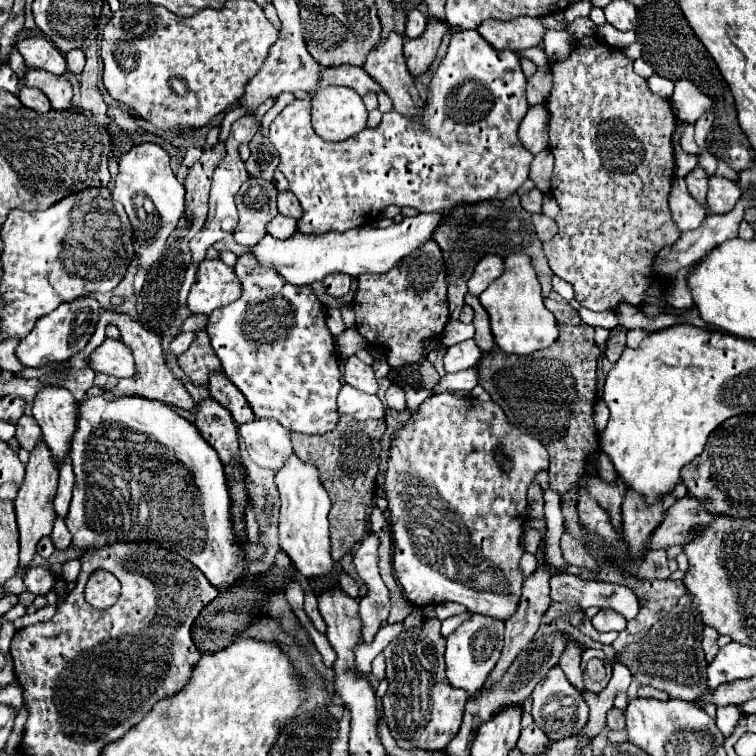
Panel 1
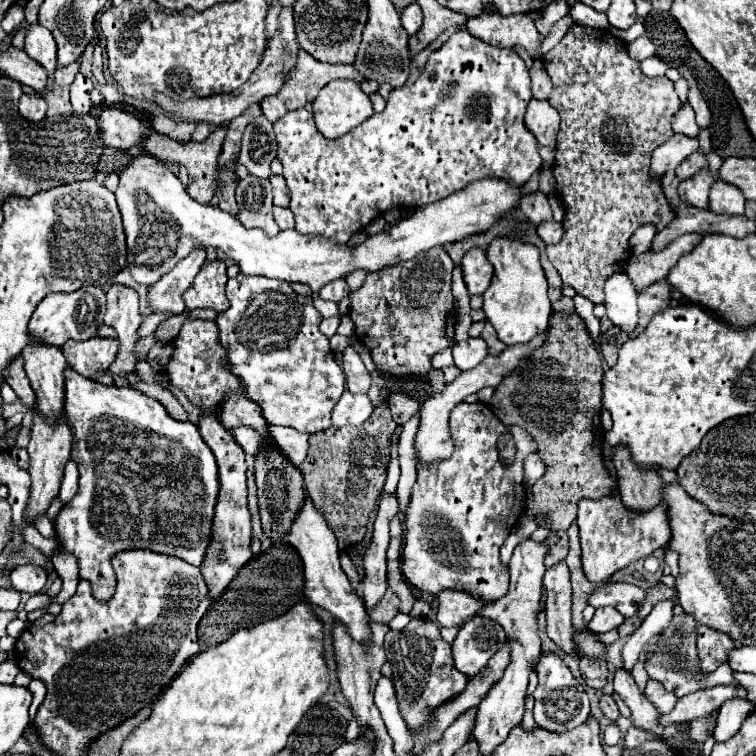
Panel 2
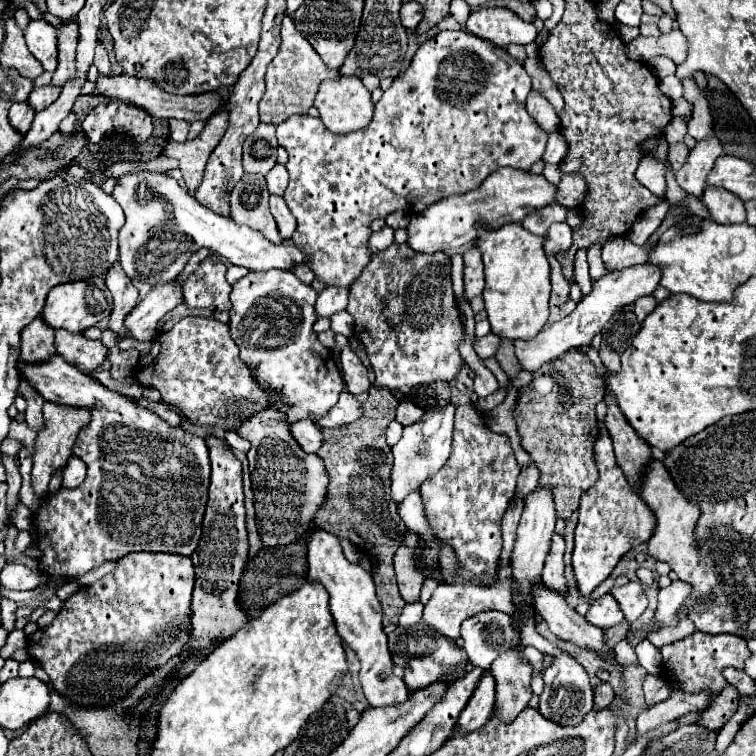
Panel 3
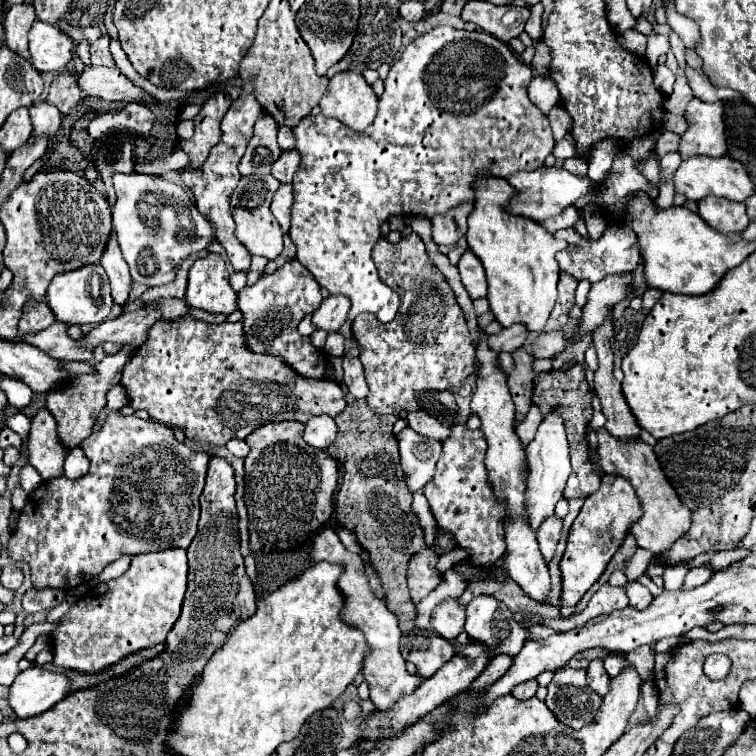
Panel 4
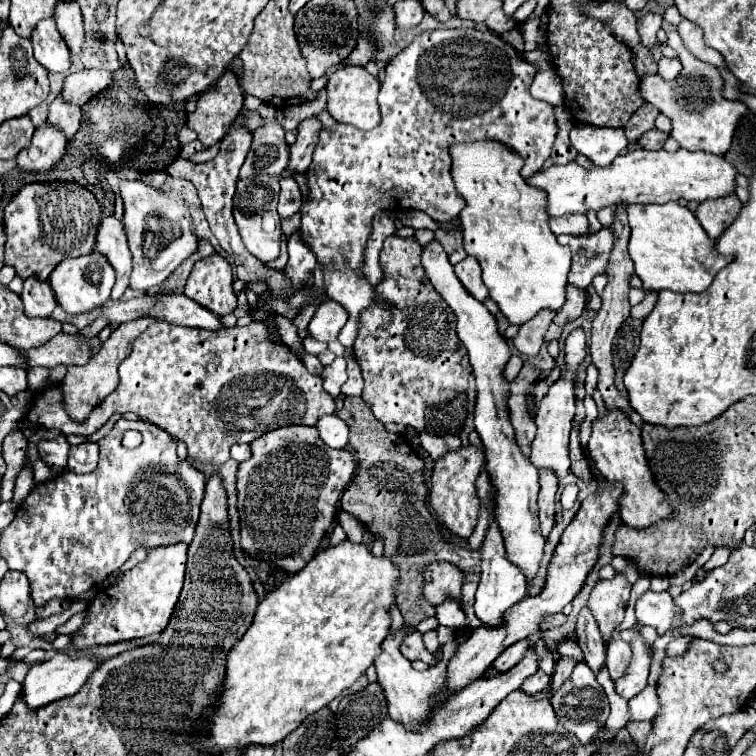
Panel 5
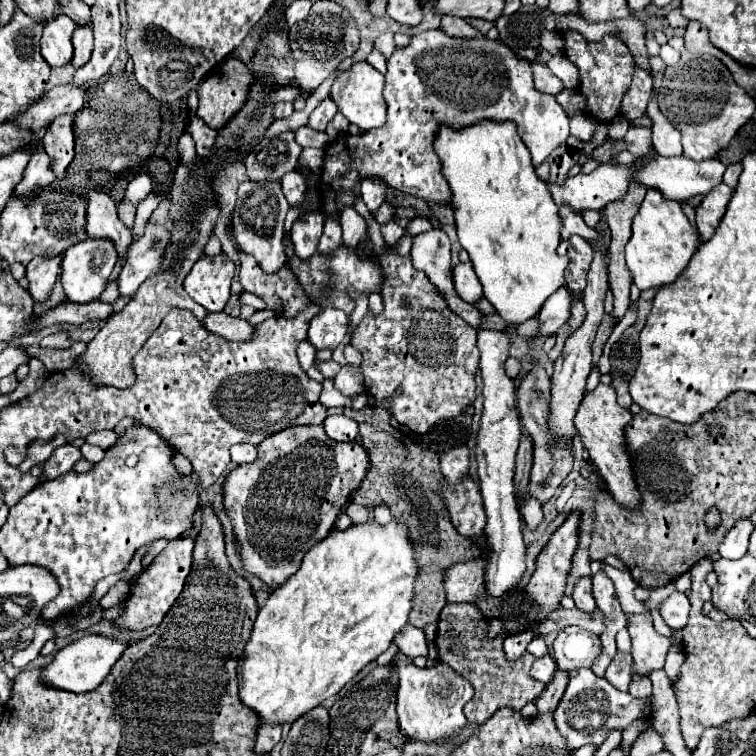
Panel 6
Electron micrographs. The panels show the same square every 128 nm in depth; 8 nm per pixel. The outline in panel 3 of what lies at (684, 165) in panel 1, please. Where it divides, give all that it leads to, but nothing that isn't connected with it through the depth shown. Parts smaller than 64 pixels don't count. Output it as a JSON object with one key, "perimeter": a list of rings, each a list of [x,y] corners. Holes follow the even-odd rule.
{"perimeter":[[[672,118],[668,128],[666,128],[666,132],[664,132],[664,138],[668,142],[668,148],[672,144],[676,144],[676,142],[684,142],[684,138],[686,138],[686,120]],[[644,156],[640,162],[640,168],[636,170],[636,180],[646,186],[656,196],[664,196],[666,192],[666,170],[668,162],[656,160],[654,156]]]}

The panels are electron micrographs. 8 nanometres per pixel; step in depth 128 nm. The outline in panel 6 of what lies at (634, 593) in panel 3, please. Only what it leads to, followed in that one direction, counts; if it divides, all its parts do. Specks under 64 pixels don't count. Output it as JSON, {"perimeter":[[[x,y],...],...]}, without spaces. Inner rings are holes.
{"perimeter":[[[674,592],[668,600],[660,602],[658,612],[662,620],[672,628],[684,628],[688,622],[688,612],[690,612],[690,602],[684,592]]]}

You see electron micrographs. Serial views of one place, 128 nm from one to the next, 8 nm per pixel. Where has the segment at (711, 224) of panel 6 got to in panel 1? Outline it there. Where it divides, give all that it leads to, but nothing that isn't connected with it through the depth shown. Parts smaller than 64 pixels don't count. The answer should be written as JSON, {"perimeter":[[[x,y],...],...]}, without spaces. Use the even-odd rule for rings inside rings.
{"perimeter":[[[712,176],[708,182],[708,198],[706,198],[708,210],[716,212],[716,214],[730,212],[730,208],[734,208],[740,194],[742,194],[742,190],[738,188],[736,182],[720,178],[720,176]]]}

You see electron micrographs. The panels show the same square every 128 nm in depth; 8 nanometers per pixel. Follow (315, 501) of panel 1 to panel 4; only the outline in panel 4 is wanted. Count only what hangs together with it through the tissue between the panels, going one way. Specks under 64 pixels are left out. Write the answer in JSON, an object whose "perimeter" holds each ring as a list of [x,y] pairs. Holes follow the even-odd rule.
{"perimeter":[[[326,526],[322,528],[322,532],[318,532],[318,536],[314,538],[314,546],[312,546],[312,562],[332,562],[332,564],[340,564],[344,568],[342,576],[338,578],[338,588],[344,596],[344,608],[340,612],[340,620],[344,624],[350,624],[352,628],[358,628],[364,638],[366,644],[370,648],[370,654],[364,658],[364,666],[362,666],[362,674],[364,680],[368,682],[370,688],[370,700],[374,702],[374,706],[378,710],[390,708],[394,704],[394,700],[398,700],[404,694],[410,694],[416,690],[416,686],[422,684],[422,680],[418,676],[412,676],[406,672],[404,668],[404,658],[398,650],[398,642],[401,638],[401,630],[398,628],[398,620],[396,616],[386,608],[386,604],[372,592],[368,578],[366,578],[366,570],[364,570],[364,562],[358,554],[348,552],[338,534],[334,532],[334,528]]]}

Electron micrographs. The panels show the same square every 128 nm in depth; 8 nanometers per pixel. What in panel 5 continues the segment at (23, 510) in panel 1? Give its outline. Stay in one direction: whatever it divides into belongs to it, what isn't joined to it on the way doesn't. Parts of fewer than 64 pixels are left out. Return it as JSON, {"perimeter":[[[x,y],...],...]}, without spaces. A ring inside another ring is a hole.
{"perimeter":[[[140,318],[134,322],[126,322],[120,324],[110,340],[100,348],[100,352],[96,352],[92,356],[92,360],[84,366],[68,366],[66,368],[66,376],[60,382],[62,388],[62,404],[68,412],[68,416],[76,422],[84,422],[86,416],[104,400],[104,396],[108,396],[110,392],[114,392],[114,388],[118,386],[118,366],[124,358],[128,358],[128,354],[132,352],[134,340],[140,336],[140,332],[144,332],[144,328],[152,322],[152,318]]]}

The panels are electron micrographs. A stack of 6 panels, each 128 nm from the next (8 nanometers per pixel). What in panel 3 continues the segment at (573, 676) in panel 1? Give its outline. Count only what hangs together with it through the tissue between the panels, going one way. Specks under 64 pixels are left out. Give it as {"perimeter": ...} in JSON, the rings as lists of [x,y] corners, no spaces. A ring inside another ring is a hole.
{"perimeter":[[[554,534],[552,538],[552,552],[548,554],[548,560],[544,564],[544,572],[542,572],[542,580],[544,580],[544,586],[552,592],[558,592],[560,596],[568,596],[568,582],[564,578],[564,550],[566,550],[566,544],[564,544],[564,538]]]}

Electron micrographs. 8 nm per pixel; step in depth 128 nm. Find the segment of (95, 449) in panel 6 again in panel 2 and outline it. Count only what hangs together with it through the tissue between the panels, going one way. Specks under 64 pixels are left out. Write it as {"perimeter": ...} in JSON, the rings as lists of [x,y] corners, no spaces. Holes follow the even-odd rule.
{"perimeter":[[[70,460],[66,464],[66,468],[64,468],[64,478],[62,478],[60,494],[58,494],[60,502],[66,504],[68,500],[72,500],[74,494],[76,494],[76,490],[78,490],[78,464],[74,460]]]}

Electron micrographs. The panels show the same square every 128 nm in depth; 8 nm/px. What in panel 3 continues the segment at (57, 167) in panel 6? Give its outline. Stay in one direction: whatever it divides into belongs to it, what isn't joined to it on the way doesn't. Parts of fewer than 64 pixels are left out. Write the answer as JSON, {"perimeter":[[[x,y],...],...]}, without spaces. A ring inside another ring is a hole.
{"perimeter":[[[78,18],[62,20],[62,26],[56,30],[58,34],[58,68],[54,70],[52,84],[62,86],[74,74],[74,54],[78,40]]]}

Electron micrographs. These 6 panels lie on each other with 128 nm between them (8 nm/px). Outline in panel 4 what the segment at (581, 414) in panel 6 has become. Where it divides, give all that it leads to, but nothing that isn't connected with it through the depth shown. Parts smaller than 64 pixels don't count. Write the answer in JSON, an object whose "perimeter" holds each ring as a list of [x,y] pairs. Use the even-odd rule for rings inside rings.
{"perimeter":[[[604,428],[598,430],[596,434],[598,434],[596,456],[598,456],[602,470],[608,474],[622,474],[636,490],[636,496],[644,510],[644,516],[632,526],[632,534],[634,534],[638,546],[644,550],[650,550],[656,556],[668,552],[672,548],[672,544],[680,536],[684,536],[684,532],[688,532],[688,528],[692,524],[692,512],[680,502],[676,490],[666,480],[656,456],[654,456],[652,446],[648,446],[642,440],[620,442],[614,436],[610,436]]]}

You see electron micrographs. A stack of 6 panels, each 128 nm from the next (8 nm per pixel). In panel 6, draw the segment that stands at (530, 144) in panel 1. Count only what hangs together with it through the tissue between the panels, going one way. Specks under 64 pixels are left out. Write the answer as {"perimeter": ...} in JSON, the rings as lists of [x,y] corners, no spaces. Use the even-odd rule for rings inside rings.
{"perimeter":[[[532,64],[532,70],[534,70],[534,84],[536,84],[538,92],[556,96],[556,94],[560,94],[564,90],[562,80],[556,78],[546,64]]]}

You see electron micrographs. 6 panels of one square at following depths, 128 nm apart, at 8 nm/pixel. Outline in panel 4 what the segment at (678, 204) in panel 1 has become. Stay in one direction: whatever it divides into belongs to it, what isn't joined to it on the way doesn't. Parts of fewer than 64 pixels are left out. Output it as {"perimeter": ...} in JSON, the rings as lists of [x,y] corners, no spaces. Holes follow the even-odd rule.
{"perimeter":[[[694,98],[686,108],[688,130],[680,138],[682,160],[692,156],[724,156],[726,138],[724,138],[724,120],[722,120],[722,102],[702,102]]]}

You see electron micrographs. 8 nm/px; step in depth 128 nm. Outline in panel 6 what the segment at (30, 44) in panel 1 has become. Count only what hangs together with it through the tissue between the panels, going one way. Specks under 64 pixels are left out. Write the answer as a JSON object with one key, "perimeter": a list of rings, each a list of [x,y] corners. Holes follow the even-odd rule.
{"perimeter":[[[64,14],[44,24],[40,38],[40,54],[52,68],[64,66],[72,60],[72,28],[76,28],[76,24]]]}

